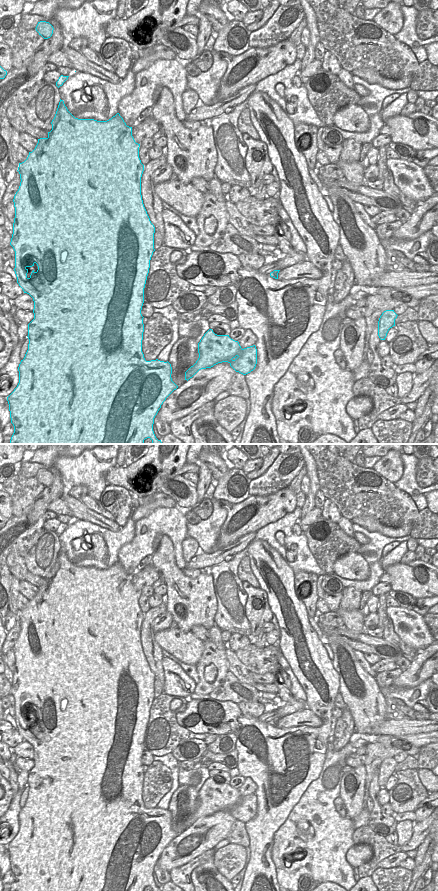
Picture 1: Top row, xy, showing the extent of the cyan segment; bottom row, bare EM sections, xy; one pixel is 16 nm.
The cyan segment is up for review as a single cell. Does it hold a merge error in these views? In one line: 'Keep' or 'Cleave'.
Keep.

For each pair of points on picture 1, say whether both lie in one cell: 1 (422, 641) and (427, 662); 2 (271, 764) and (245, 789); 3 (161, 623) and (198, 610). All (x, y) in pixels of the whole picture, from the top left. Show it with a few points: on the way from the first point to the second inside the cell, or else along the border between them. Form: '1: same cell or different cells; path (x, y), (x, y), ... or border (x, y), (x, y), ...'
1: different cells; border (427, 646), (417, 651)
2: different cells; border (245, 777), (249, 777), (256, 785), (255, 792)
3: different cells; border (166, 610), (173, 620)

